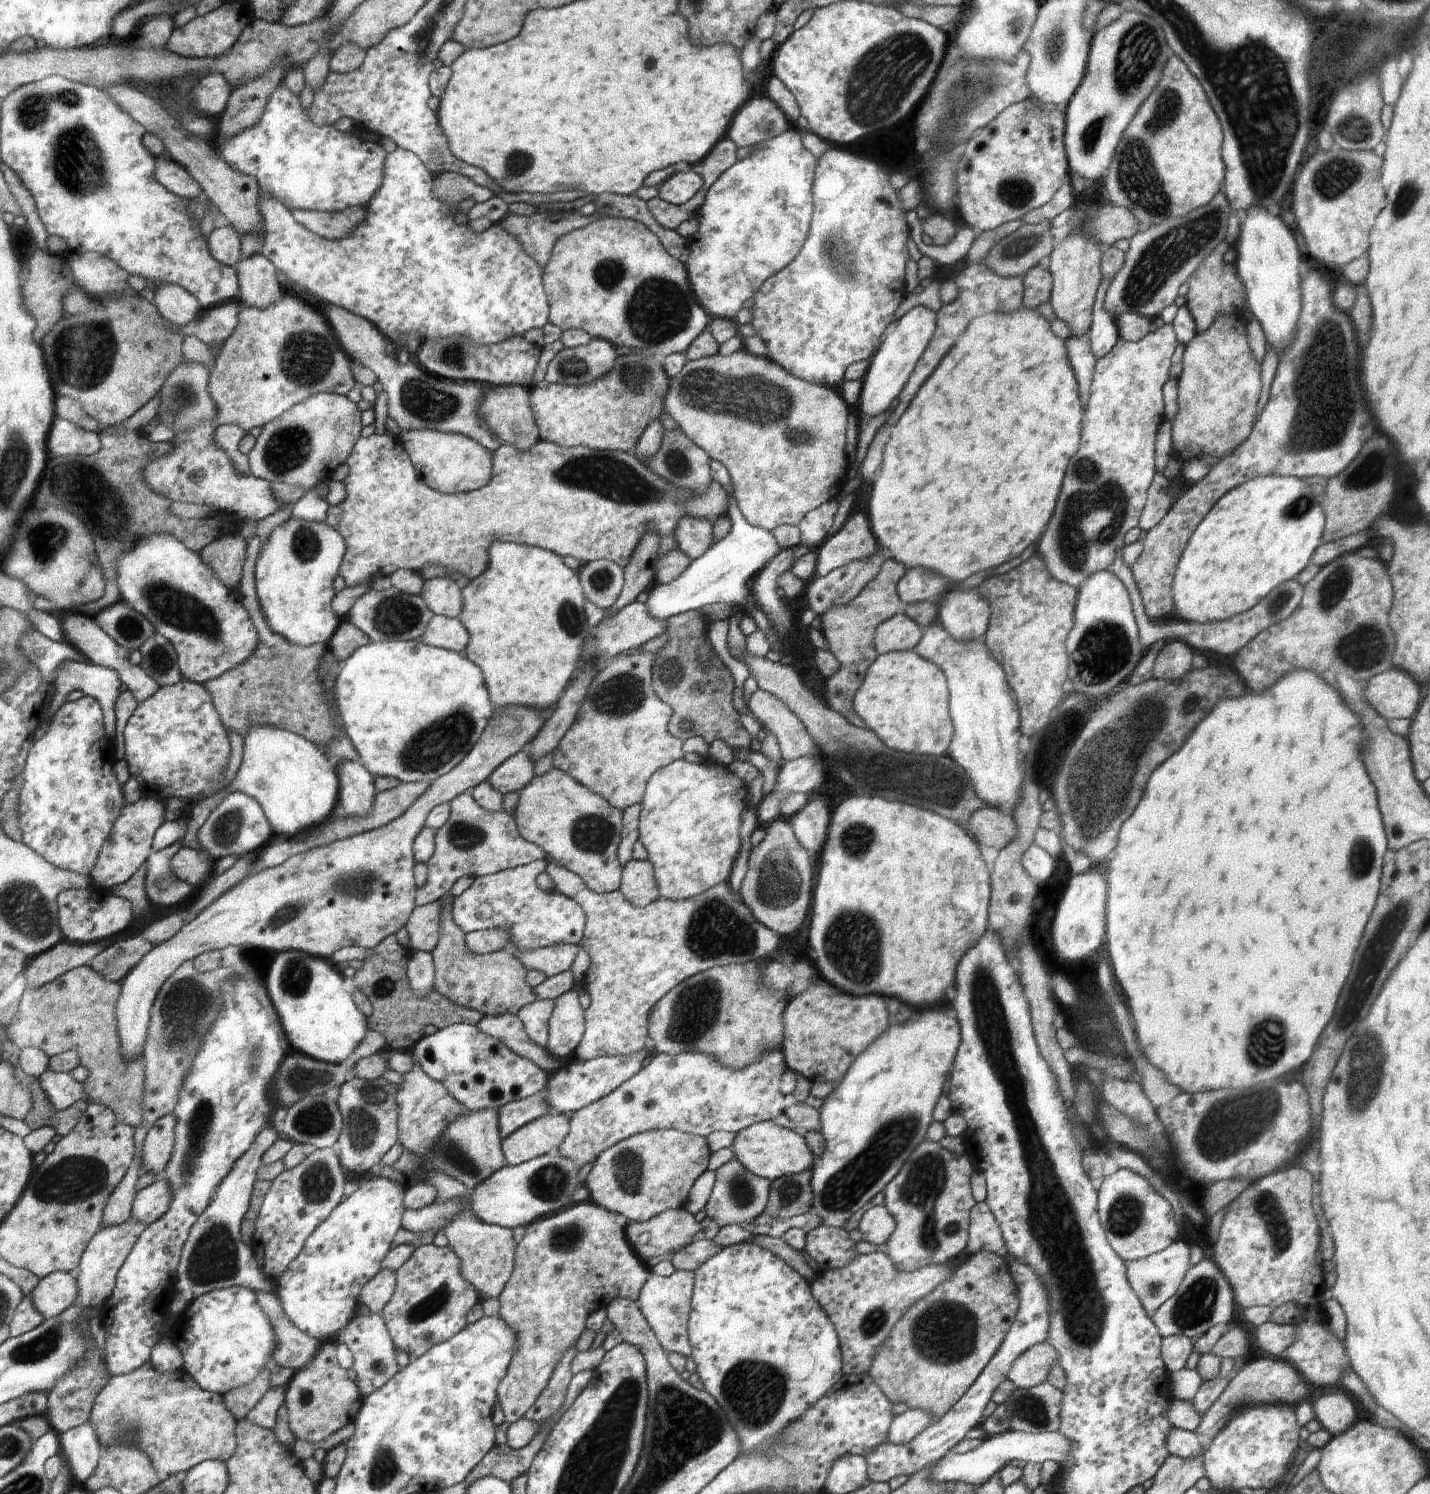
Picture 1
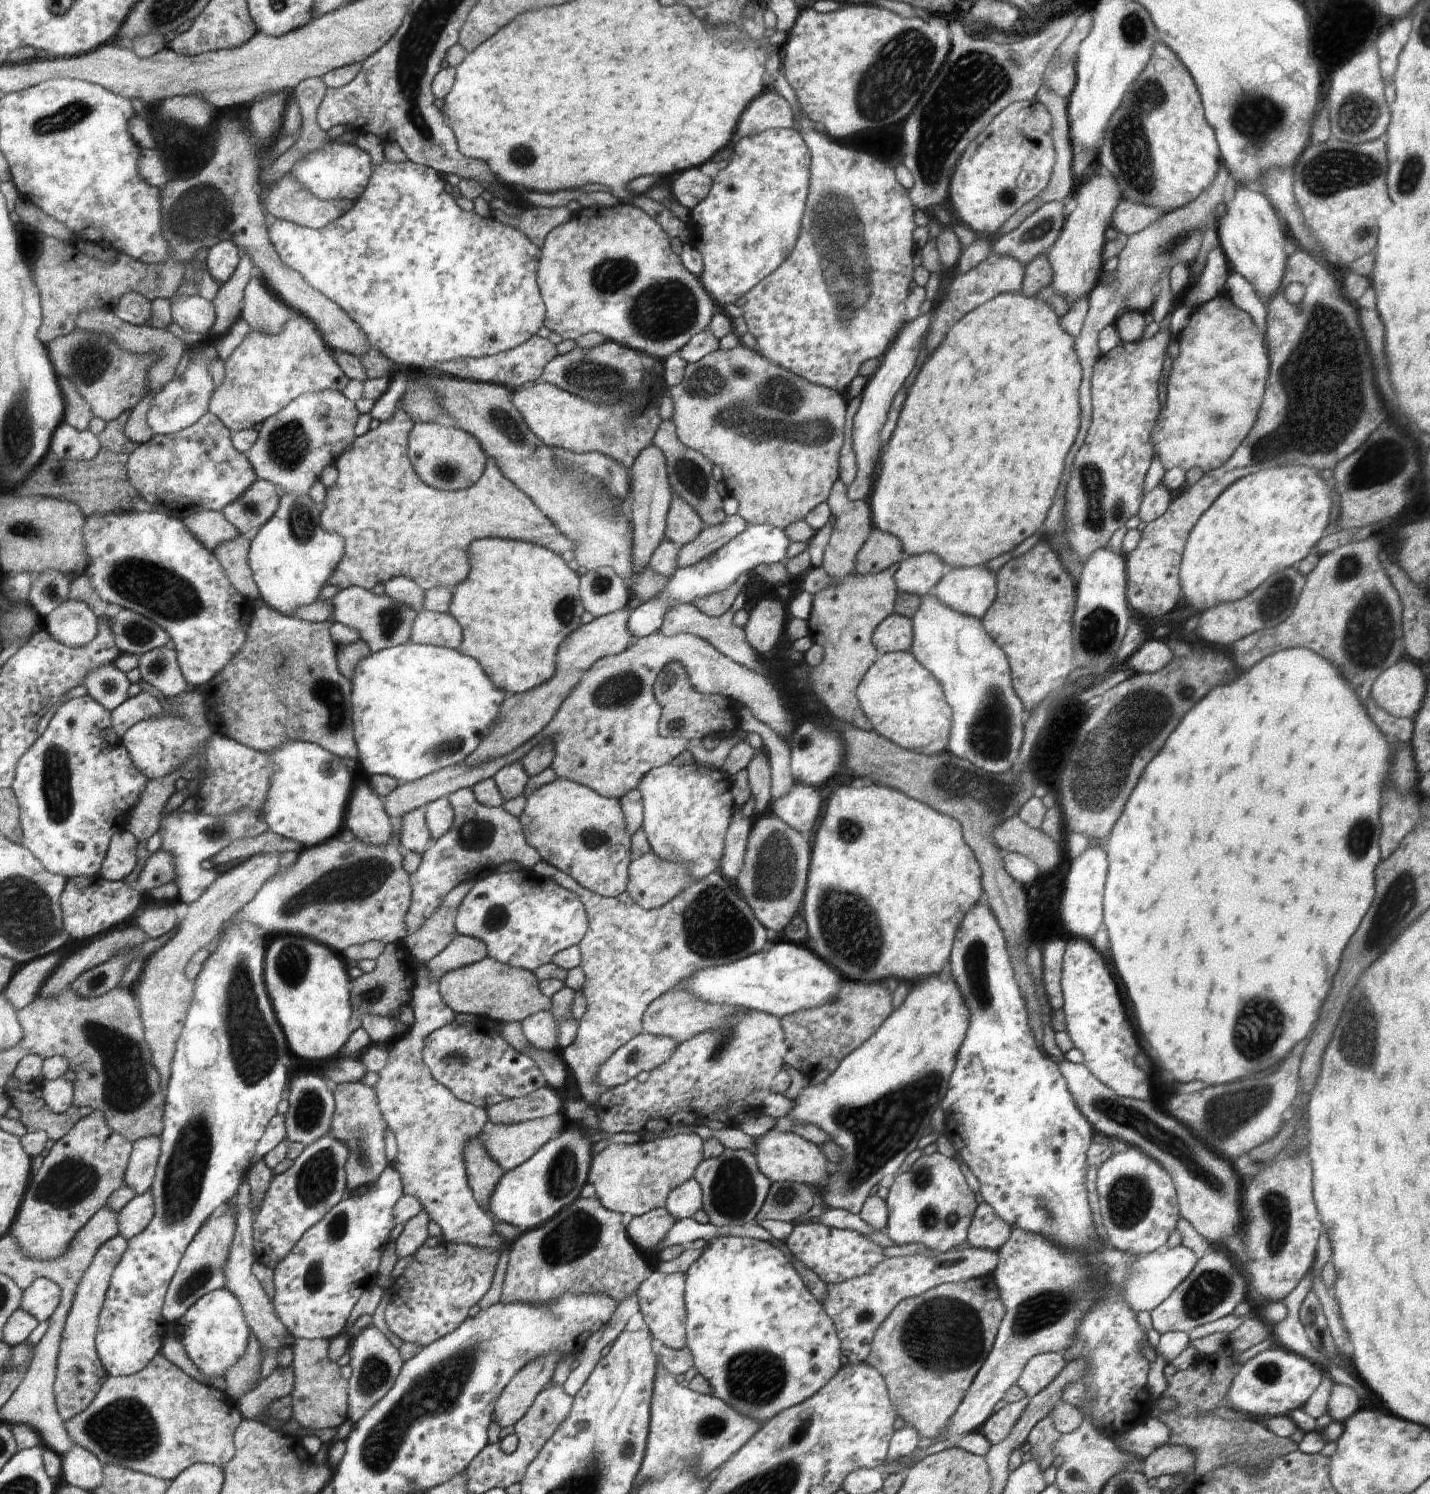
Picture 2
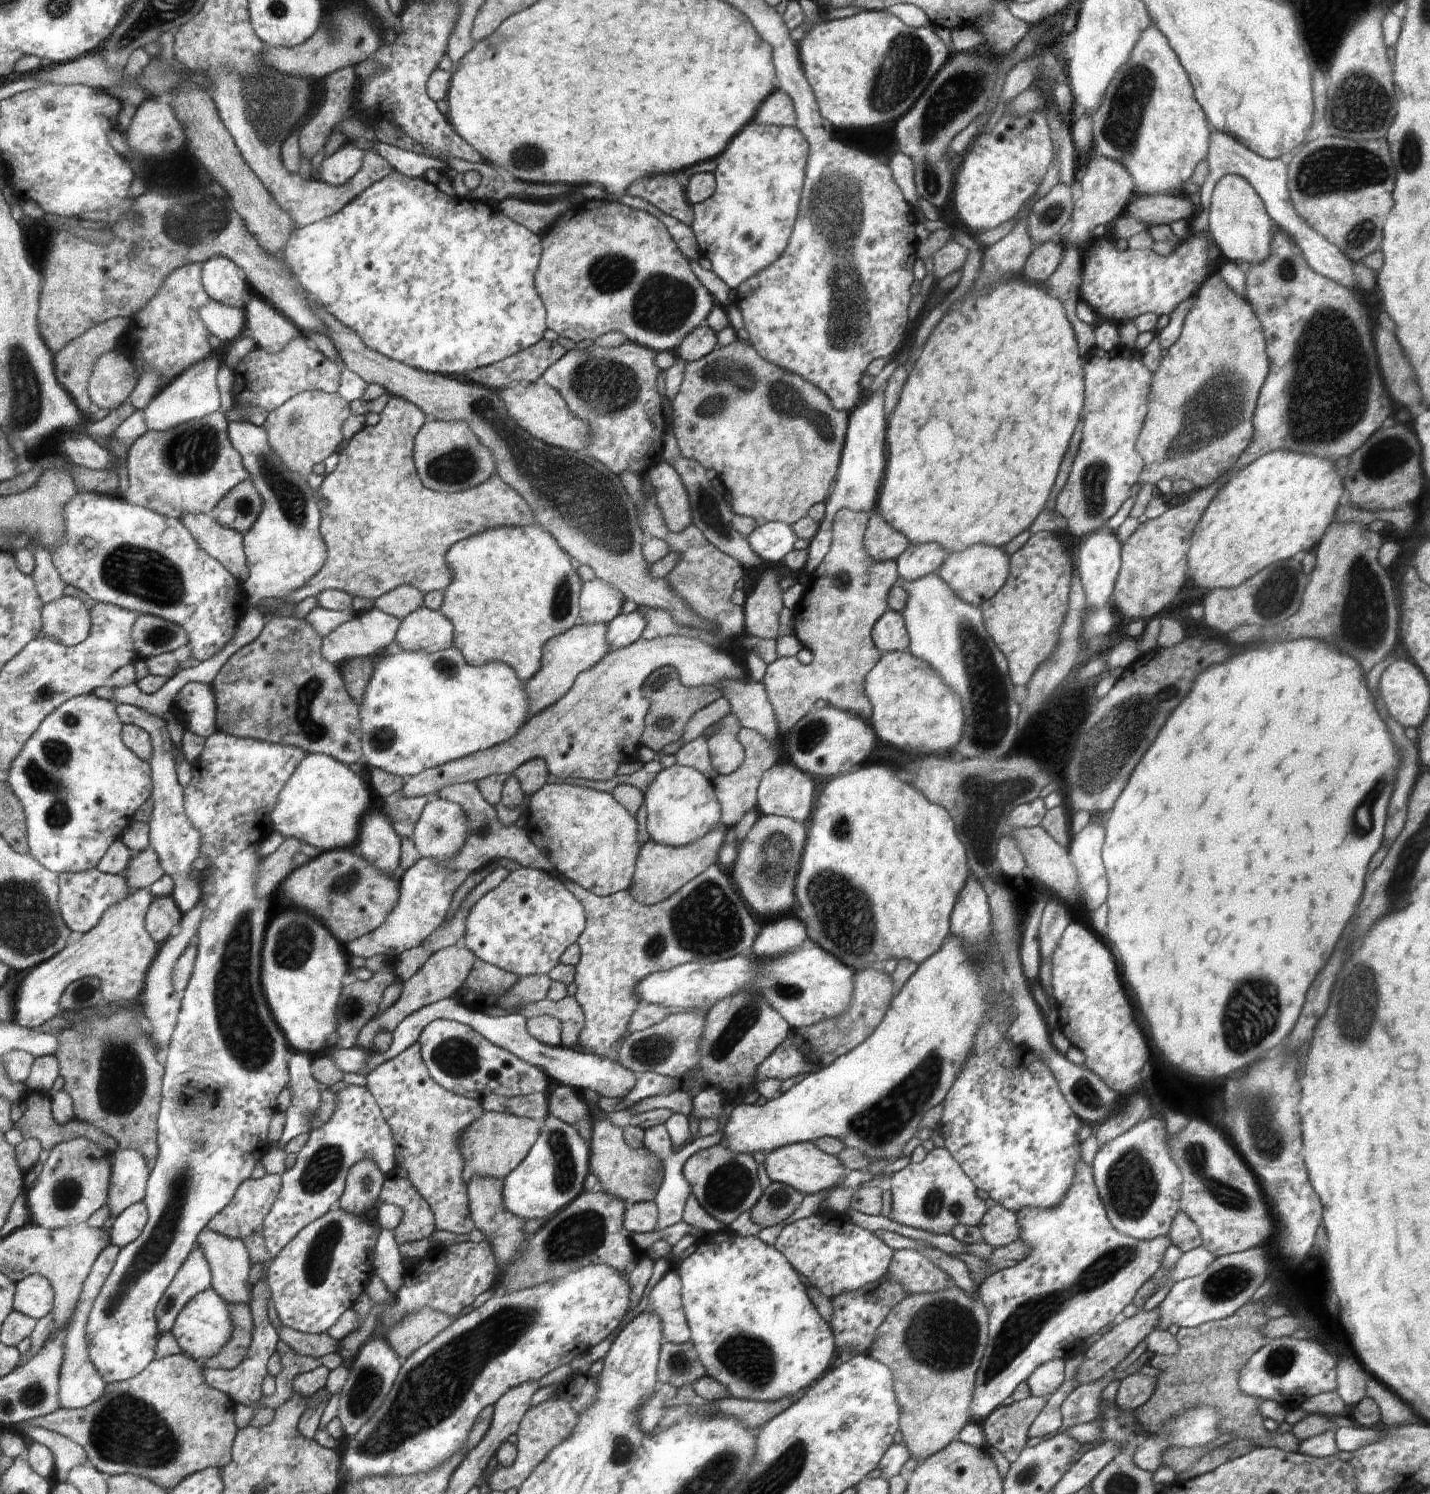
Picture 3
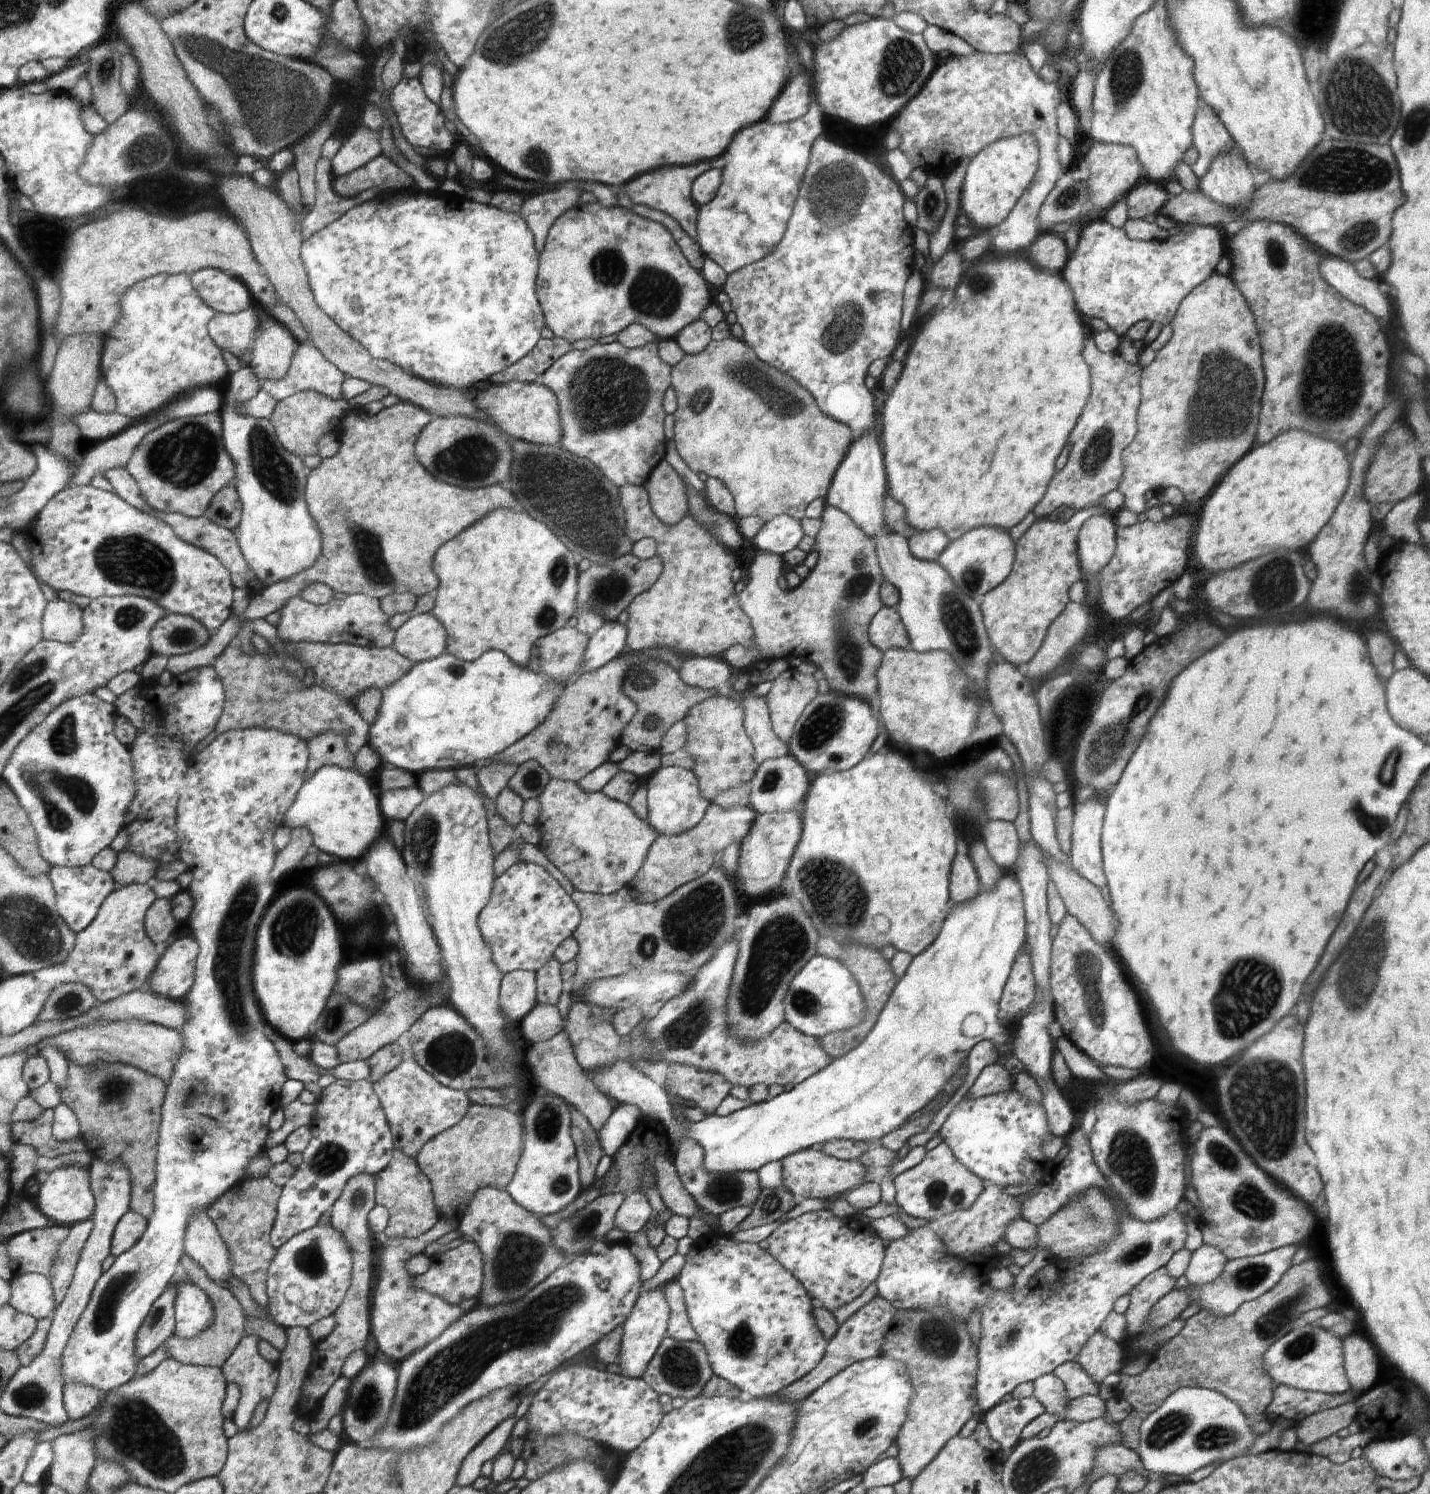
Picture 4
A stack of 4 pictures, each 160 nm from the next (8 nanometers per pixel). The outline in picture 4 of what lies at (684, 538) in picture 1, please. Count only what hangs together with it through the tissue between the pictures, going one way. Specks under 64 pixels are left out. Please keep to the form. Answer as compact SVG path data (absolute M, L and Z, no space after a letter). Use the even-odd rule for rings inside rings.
M662 462L652 471L644 488L662 523L674 526L689 514L687 486L668 462Z

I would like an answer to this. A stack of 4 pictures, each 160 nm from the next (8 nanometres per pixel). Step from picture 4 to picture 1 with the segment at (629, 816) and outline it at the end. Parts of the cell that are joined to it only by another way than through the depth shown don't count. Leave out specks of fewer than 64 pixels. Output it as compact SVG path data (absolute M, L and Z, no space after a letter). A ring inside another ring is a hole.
M556 765L541 777L534 777L519 796L518 806L511 812L518 830L522 838L544 848L548 863L558 863L580 875L598 894L620 890L624 872L619 857L623 811Z

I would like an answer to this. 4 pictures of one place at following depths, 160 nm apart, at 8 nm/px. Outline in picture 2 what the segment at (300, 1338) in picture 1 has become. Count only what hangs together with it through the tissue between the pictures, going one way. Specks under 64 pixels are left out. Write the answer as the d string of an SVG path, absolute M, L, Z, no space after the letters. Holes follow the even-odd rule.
M246 1179L242 1181L233 1201L239 1213L237 1214L232 1250L230 1250L228 1264L226 1264L224 1270L225 1278L228 1280L225 1289L233 1292L236 1298L240 1300L240 1304L244 1308L244 1314L246 1314L246 1320L248 1320L250 1328L252 1328L254 1341L258 1346L261 1346L262 1352L264 1352L261 1360L261 1369L259 1370L259 1374L263 1379L270 1376L278 1368L278 1365L288 1358L290 1347L288 1348L284 1340L284 1337L288 1335L288 1331L285 1329L283 1322L278 1318L269 1294L261 1285L257 1275L253 1273L252 1268L256 1261L257 1252L253 1246L253 1214L249 1207L251 1190Z

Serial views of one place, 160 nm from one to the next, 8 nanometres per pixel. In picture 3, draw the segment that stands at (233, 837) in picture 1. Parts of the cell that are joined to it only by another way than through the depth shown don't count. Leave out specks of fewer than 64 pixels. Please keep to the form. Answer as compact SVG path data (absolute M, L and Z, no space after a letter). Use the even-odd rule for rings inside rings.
M120 703L117 706L117 713L120 715L124 725L136 725L142 727L152 738L152 767L153 809L149 820L149 847L157 853L159 862L164 868L166 875L170 875L174 881L174 888L171 897L176 900L177 906L182 914L190 912L203 898L201 891L201 880L190 878L192 862L200 857L201 834L192 826L191 820L185 815L183 788L177 781L175 771L172 742L170 741L166 722L160 717L152 716L137 706Z

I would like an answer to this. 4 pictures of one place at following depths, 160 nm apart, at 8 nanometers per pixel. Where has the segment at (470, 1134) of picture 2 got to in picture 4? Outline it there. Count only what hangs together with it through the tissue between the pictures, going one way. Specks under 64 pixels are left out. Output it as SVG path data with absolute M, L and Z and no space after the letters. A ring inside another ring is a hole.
M412 1054L404 1056L395 1070L376 1080L373 1090L380 1096L381 1106L388 1116L389 1126L396 1139L396 1148L402 1154L415 1159L435 1136L458 1125L469 1114L473 1104L464 1091L438 1083Z

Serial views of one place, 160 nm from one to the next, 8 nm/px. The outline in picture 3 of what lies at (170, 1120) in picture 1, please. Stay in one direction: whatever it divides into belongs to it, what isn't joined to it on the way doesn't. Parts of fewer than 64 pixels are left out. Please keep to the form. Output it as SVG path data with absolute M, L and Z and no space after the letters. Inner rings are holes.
M117 1148L112 1153L111 1185L105 1204L110 1212L104 1226L106 1230L123 1210L143 1200L149 1174L140 1151Z

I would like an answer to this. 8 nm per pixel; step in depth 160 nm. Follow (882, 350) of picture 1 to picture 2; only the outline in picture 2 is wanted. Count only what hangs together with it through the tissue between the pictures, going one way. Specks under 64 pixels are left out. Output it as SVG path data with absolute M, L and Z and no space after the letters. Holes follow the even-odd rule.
M925 310L922 315L918 315L914 320L904 323L894 342L882 356L878 370L868 378L868 382L862 391L861 404L853 419L852 450L856 457L856 476L854 481L847 486L848 500L862 501L868 498L868 492L872 488L874 466L876 466L876 460L878 460L878 454L881 451L880 433L882 427L886 422L888 411L896 393L901 389L904 380L908 378L916 364L922 337L926 336L926 332L931 326L931 316L932 314Z

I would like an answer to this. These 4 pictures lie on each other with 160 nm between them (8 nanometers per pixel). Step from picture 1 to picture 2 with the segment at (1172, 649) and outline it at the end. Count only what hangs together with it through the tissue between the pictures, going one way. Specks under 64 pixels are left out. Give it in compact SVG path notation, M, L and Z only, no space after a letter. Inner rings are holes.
M1146 638L1127 660L1127 668L1136 672L1153 673L1160 670L1174 656L1166 640Z

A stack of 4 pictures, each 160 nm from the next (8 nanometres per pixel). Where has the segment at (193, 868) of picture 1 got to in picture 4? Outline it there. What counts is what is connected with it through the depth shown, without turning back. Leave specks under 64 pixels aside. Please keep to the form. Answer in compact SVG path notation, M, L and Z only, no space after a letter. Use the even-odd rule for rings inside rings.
M124 850L118 853L118 860L114 870L109 872L117 880L117 888L151 883L160 868L160 862L154 858L144 858L142 854Z

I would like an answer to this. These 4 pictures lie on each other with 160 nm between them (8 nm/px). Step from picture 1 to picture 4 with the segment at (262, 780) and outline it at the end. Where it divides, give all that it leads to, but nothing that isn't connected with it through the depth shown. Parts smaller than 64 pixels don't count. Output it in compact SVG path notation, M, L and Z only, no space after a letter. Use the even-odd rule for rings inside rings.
M327 765L317 771L317 774L305 778L304 787L297 794L293 806L290 806L285 815L286 827L290 829L305 828L314 838L315 849L327 853L329 856L338 856L342 860L356 860L360 858L370 844L376 840L376 836L382 830L381 808L378 808L378 798L374 796L370 784L364 776L356 774L353 769L344 769L340 766Z

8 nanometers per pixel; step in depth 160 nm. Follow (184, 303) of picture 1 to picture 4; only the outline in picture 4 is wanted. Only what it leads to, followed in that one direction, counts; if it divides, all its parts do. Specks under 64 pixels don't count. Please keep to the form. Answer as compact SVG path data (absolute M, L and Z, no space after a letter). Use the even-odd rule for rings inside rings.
M250 307L240 313L216 313L209 322L209 334L220 350L228 350L232 356L250 361L258 333L261 333L260 312Z

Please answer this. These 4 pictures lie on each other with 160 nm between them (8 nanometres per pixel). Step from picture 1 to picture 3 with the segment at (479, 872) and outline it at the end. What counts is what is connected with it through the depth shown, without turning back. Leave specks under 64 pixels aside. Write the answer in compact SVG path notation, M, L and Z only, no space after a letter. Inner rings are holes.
M454 783L442 788L436 797L457 802L464 807L469 816L469 832L465 846L451 862L444 867L434 862L433 858L419 858L409 869L406 869L400 882L400 900L390 912L386 922L372 933L347 943L347 950L352 956L370 958L374 954L397 956L405 950L422 945L433 932L440 928L450 910L452 895L472 872L480 871L492 858L501 858L517 862L521 866L532 867L557 875L552 860L532 841L527 830L512 826L502 826L496 819L492 804L481 793L477 783Z

